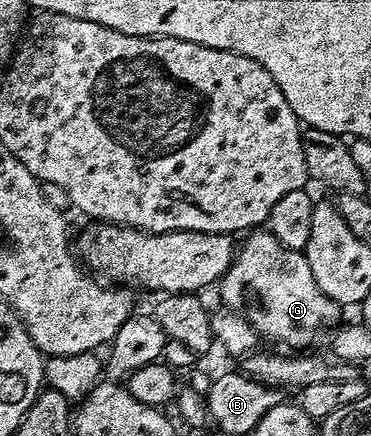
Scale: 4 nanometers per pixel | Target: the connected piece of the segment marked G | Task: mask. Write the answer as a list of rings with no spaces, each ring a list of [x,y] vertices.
[[[266,229],[255,230],[245,239],[246,244],[237,248],[232,265],[222,274],[220,288],[226,302],[223,304],[243,315],[259,336],[267,335],[278,343],[287,343],[290,349],[309,348],[306,346],[321,331],[329,332],[339,322],[343,308],[316,285],[316,277],[312,277],[303,252],[280,245],[276,236]]]

